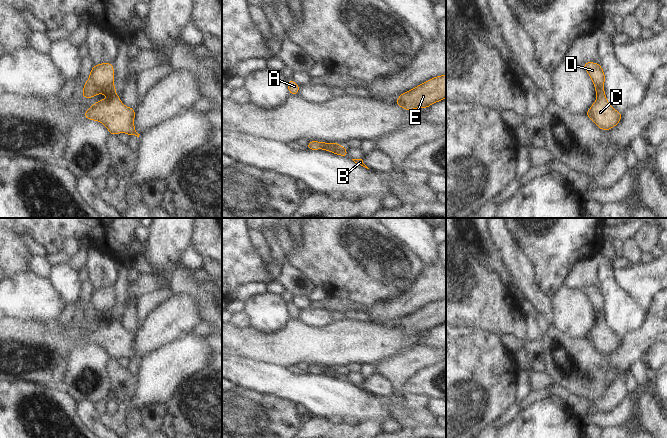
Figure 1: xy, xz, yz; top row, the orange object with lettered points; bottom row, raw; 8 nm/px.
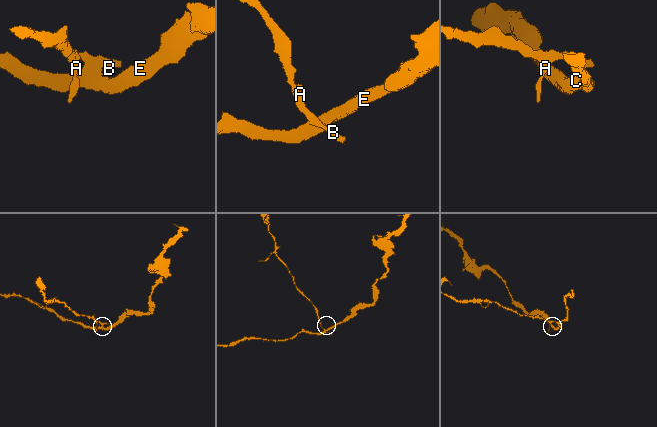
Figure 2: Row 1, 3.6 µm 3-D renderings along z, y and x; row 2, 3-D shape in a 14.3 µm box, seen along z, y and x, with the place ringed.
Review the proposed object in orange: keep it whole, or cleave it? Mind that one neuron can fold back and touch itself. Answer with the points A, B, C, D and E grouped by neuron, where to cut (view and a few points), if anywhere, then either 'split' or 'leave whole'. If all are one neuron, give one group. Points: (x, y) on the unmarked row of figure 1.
groups A B D / C E; cut xy (88, 303), (96, 312), (112, 309); split

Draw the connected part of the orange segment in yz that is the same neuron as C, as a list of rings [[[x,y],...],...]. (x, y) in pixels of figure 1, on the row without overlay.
[[[595,311],[595,316],[597,323],[585,338],[598,352],[608,355],[620,346],[623,339],[608,327],[603,311]]]

